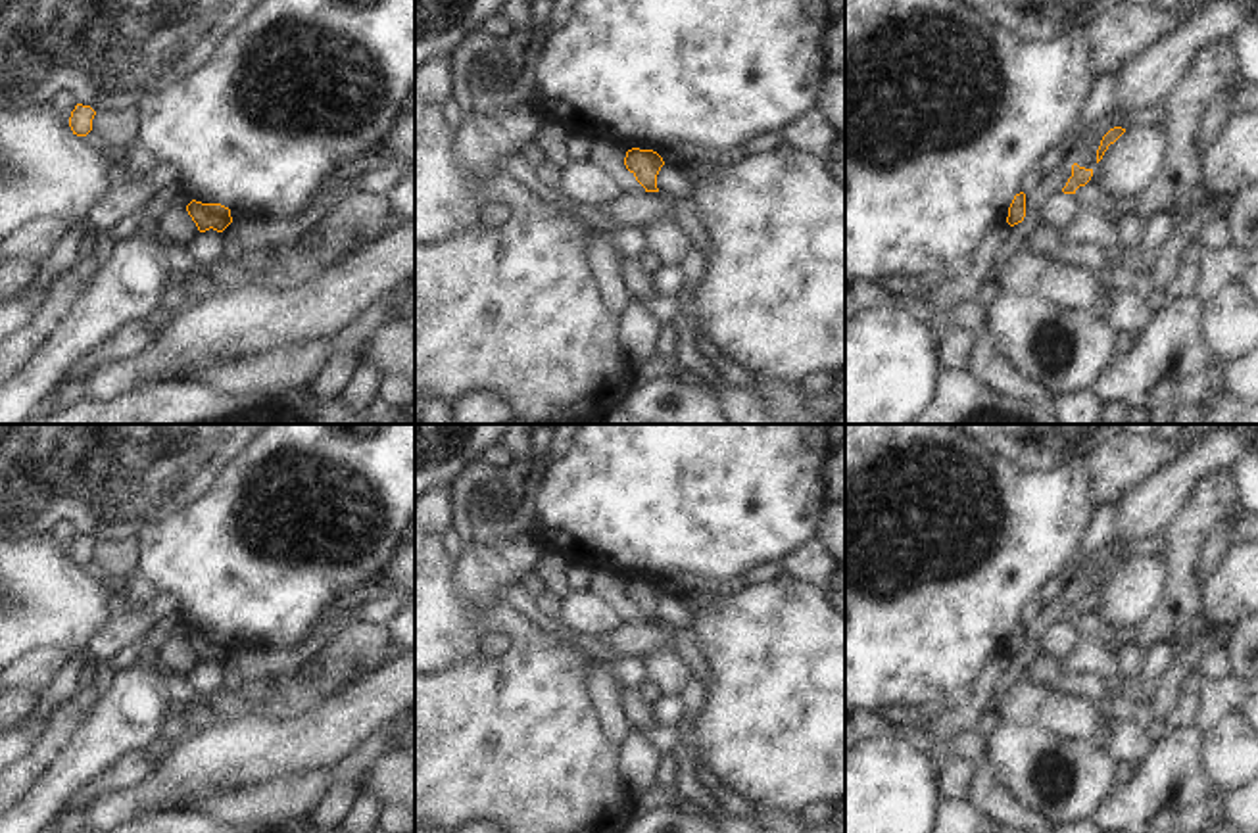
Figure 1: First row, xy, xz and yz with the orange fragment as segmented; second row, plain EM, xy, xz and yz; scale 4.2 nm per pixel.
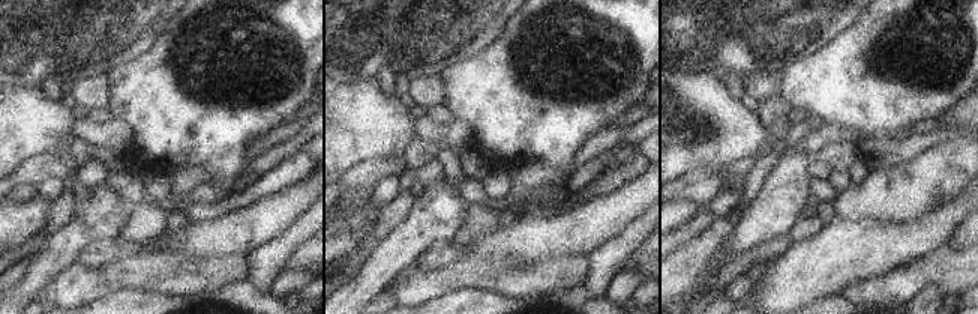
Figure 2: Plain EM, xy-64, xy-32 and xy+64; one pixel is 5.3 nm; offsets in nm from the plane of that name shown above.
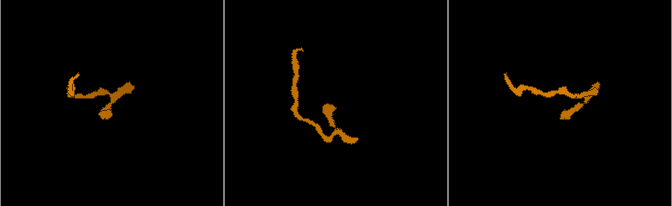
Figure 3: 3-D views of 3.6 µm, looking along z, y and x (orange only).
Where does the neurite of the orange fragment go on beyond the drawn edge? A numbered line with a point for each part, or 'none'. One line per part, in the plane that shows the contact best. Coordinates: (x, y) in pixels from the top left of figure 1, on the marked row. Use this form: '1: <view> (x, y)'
none

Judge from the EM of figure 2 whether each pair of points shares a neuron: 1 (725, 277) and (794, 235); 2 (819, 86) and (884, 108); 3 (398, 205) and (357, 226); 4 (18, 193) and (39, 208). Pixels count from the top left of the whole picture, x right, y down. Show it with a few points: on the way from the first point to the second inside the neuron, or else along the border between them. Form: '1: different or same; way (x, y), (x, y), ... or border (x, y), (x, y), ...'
1: different; border (785, 235), (792, 242)
2: same; way (836, 86), (861, 86), (867, 92)
3: different; border (380, 208), (374, 226), (359, 241)
4: different; border (36, 196), (15, 203)

